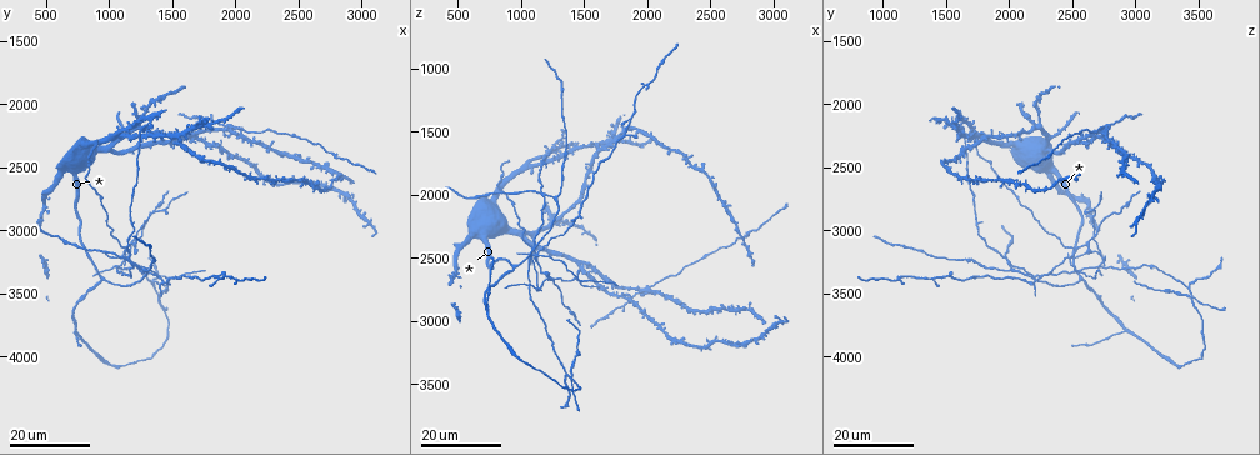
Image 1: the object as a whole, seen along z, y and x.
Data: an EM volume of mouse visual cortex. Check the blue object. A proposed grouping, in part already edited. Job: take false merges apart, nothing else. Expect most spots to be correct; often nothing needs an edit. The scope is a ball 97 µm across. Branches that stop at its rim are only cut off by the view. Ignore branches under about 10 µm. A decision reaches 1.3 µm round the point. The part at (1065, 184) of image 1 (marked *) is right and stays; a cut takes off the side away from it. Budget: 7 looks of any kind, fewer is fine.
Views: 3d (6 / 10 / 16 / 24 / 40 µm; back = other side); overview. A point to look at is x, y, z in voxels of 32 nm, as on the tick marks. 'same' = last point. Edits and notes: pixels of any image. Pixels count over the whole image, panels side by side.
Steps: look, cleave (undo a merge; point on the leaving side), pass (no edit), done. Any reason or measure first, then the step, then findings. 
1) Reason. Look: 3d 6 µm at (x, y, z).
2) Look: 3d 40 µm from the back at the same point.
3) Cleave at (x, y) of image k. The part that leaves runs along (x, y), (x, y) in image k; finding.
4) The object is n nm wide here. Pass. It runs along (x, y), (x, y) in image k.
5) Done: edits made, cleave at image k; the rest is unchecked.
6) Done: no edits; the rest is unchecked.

Four arms meet. Look: 3d 24 µm at (1400, 3500, 3440).

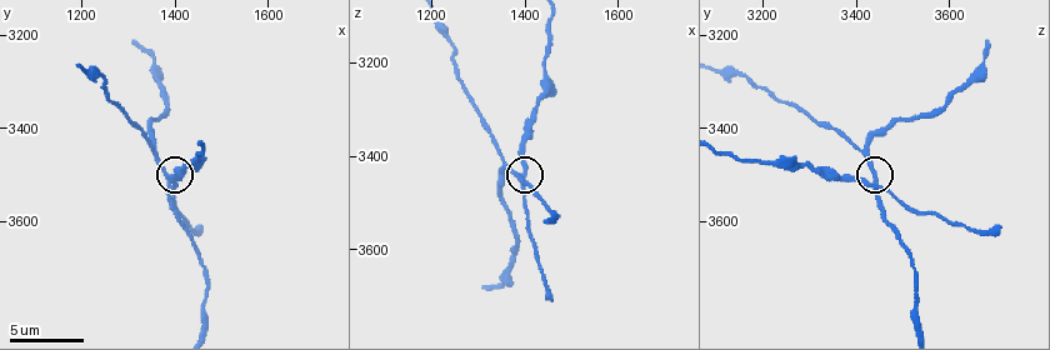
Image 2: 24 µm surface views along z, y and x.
Closer look. Look: 3d 6 µm at (1400, 3525, 3430).

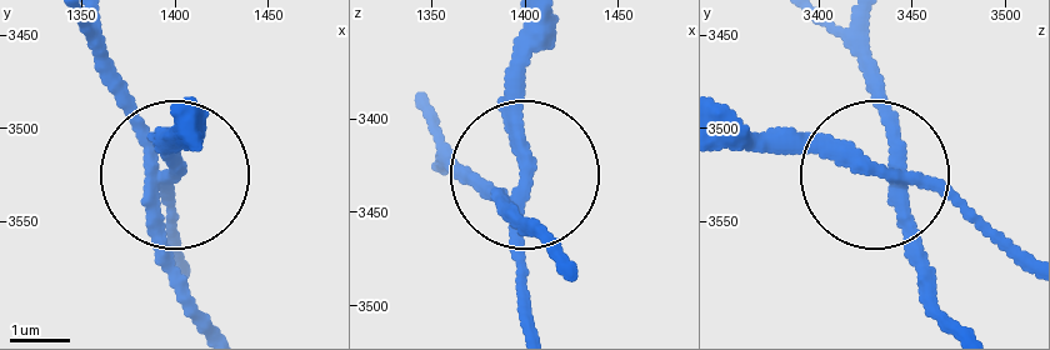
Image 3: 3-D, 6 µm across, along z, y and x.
The side arm is 17 µm long. Cleave at (179, 218) of image 3. The part that leaves runs along (888, 176), (729, 136) in image 3; a second neuron is stuck on.

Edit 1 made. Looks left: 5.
Look: overview.

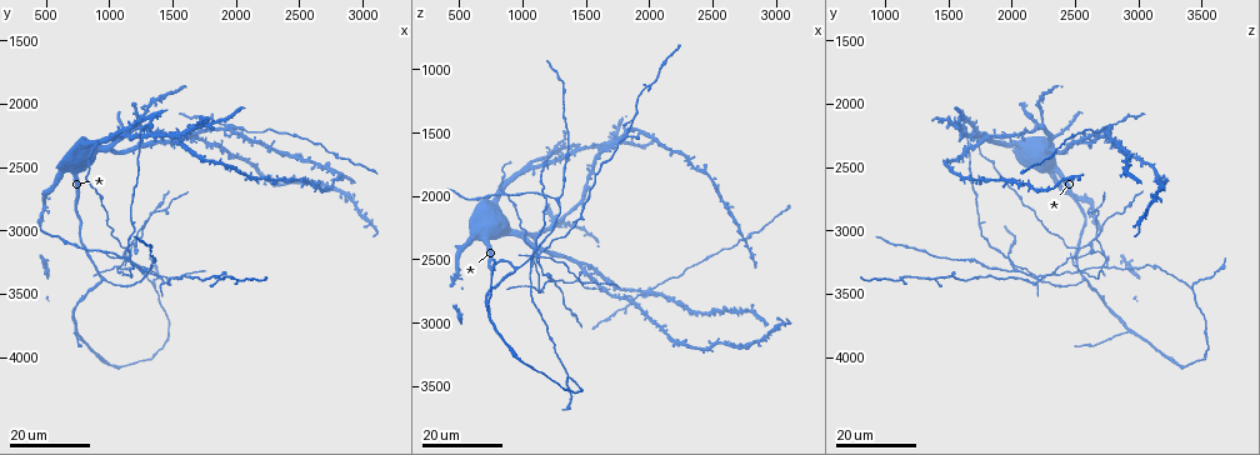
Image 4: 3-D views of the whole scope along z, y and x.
Four or more arms meet. Look: 3d 16 µm at (1100, 3300, 2720).

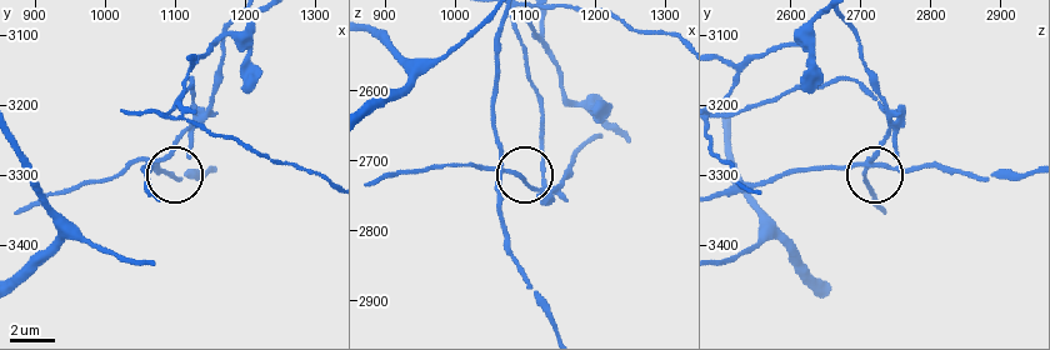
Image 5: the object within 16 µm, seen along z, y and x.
Look: 3d 10 µm at (1075, 3280, 2720).

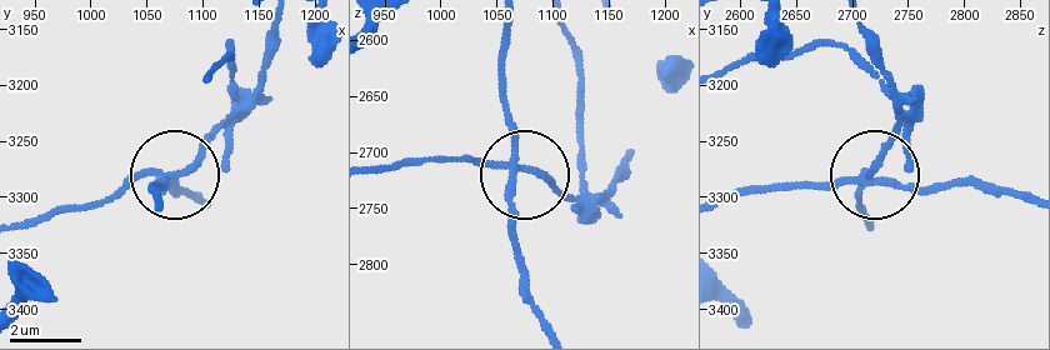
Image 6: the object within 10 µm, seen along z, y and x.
The object is 200 nm wide here. Cleave at (205, 143) of image 6. A second neuron is stuck on.

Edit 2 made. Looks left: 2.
Done: edits made, cleave at image 3, cleave at image 6; the rest is unchecked.

